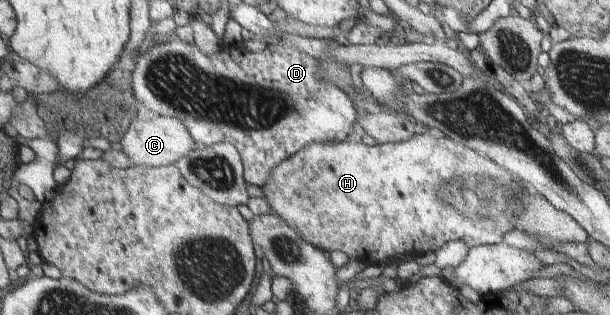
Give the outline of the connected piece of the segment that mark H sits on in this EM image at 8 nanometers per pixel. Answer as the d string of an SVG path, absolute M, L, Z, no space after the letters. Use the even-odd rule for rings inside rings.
M426 130L423 133L415 134L413 139L403 141L403 143L377 143L375 145L365 145L357 138L351 138L341 143L311 143L305 149L301 149L299 153L286 159L273 169L269 181L262 186L264 199L268 202L272 212L283 221L287 221L293 229L297 229L309 243L317 245L319 249L329 253L331 251L343 251L347 256L357 257L359 261L367 263L383 263L395 262L401 263L405 260L412 259L416 256L429 253L429 251L439 251L441 247L445 247L447 243L452 241L464 241L471 247L478 245L491 245L503 243L503 237L507 237L511 231L516 229L516 222L519 215L525 213L525 203L523 203L523 195L528 192L528 185L521 177L515 176L509 169L504 169L487 156L469 149L469 146L456 142L449 136L435 138L432 137Z

